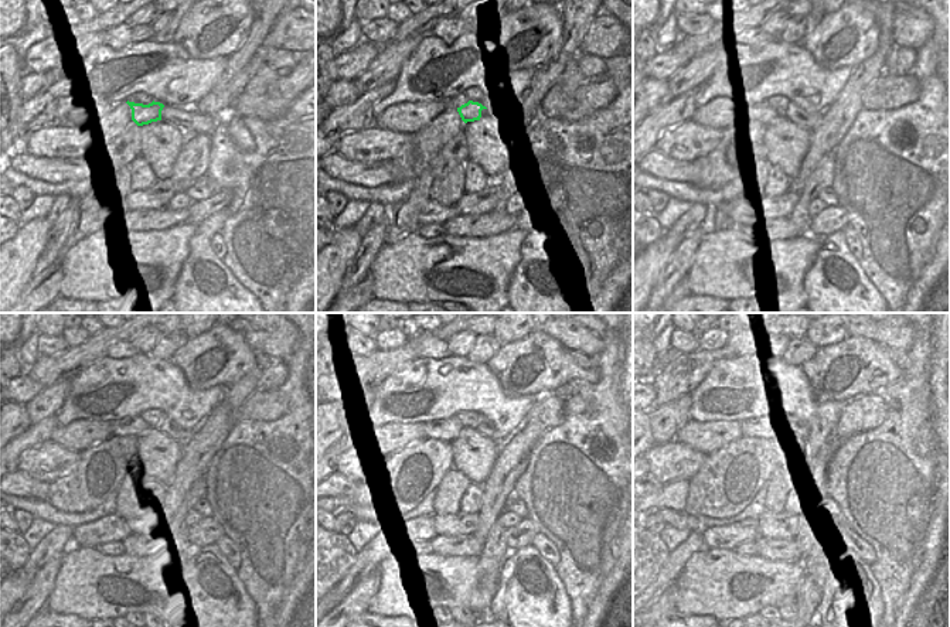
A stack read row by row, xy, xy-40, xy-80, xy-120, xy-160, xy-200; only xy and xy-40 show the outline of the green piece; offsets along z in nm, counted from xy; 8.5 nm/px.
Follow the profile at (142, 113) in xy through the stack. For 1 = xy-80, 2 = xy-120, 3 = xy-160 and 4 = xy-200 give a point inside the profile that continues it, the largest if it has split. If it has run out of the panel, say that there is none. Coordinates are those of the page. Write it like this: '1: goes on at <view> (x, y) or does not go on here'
1: goes on at xy-80 (763, 106)
2: goes on at xy-120 (132, 425)
3: goes on at xy-160 (445, 429)
4: goes on at xy-200 (760, 429)

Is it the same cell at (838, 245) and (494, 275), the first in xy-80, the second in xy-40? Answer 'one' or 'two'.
two

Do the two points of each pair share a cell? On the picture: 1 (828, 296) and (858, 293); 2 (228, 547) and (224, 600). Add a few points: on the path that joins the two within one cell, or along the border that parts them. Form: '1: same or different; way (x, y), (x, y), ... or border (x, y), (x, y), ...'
1: same; way (836, 296), (851, 296)
2: different; border (214, 544), (235, 569)

